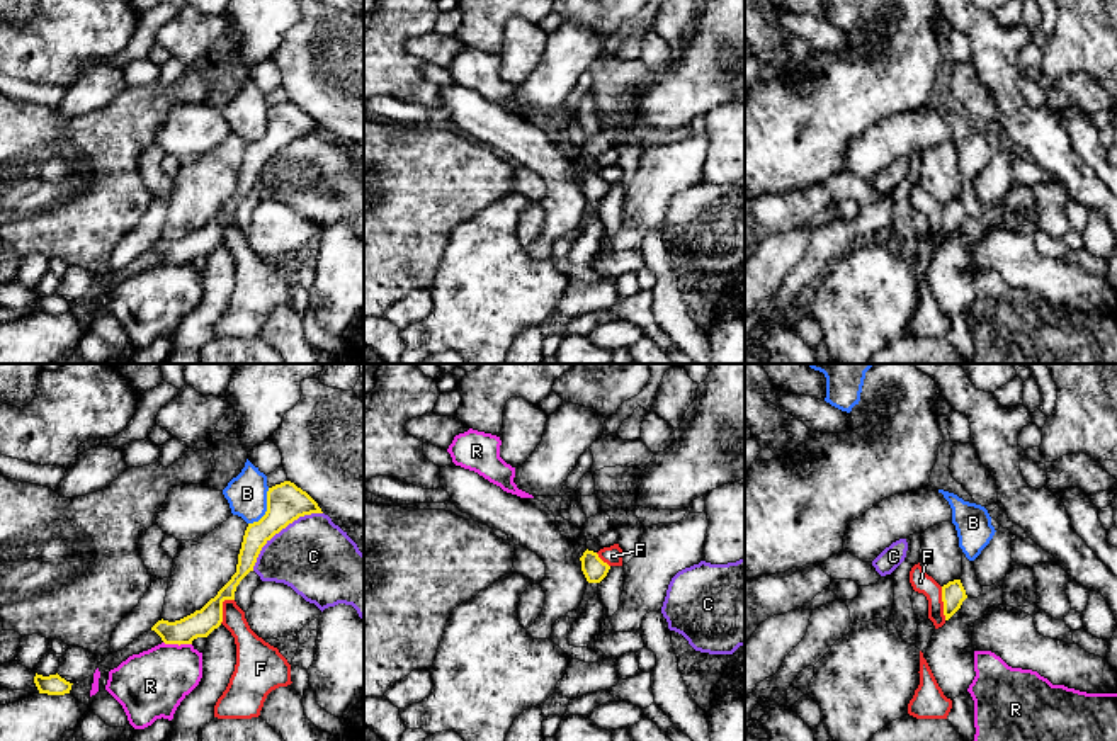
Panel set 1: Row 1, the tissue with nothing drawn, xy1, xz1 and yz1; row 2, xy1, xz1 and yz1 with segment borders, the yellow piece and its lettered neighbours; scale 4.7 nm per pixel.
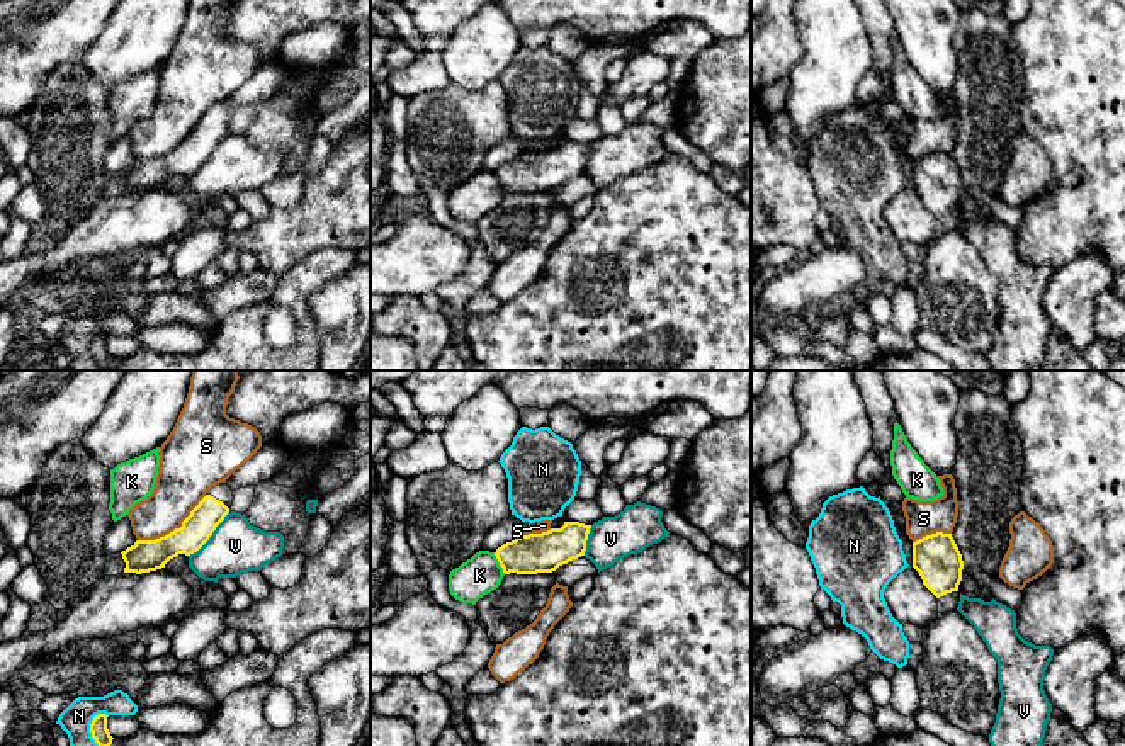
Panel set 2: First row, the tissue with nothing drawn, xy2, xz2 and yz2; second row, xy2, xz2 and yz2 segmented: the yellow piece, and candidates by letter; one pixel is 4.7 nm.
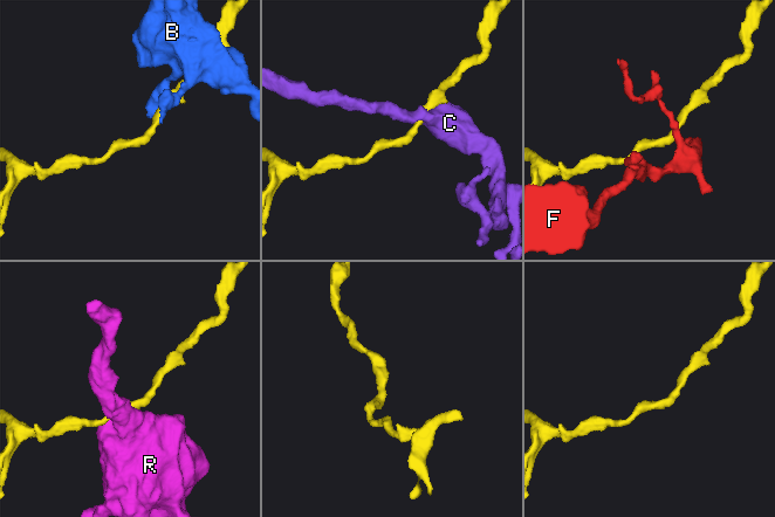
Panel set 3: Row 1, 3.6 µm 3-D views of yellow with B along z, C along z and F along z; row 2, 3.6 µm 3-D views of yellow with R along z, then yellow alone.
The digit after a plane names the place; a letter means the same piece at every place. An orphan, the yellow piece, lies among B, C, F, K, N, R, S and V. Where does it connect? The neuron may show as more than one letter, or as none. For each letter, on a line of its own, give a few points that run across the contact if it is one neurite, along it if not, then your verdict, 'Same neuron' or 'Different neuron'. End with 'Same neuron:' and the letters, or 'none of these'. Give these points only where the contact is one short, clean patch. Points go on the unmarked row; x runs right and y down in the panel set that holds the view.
B: Different neuron
C: Line: xy1 (322, 131), (300, 135), (283, 147), (262, 167), (252, 189). Different neuron
F: Line: yz1 (941, 206), (942, 233), (946, 238). Different neuron
K: Different neuron
N: Line: xy2 (99, 332), (90, 344), (90, 356), (104, 367). Different neuron
R: Line: xy1 (164, 260), (191, 264). Different neuron
S: Different neuron
V: Different neuron
Same neuron: none of these

